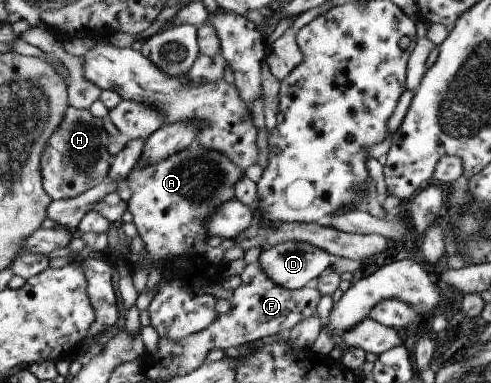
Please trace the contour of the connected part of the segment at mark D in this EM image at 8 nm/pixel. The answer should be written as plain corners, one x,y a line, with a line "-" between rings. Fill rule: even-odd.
288,241
263,250
259,259
263,271
275,283
296,290
312,285
331,265
330,253
311,243

